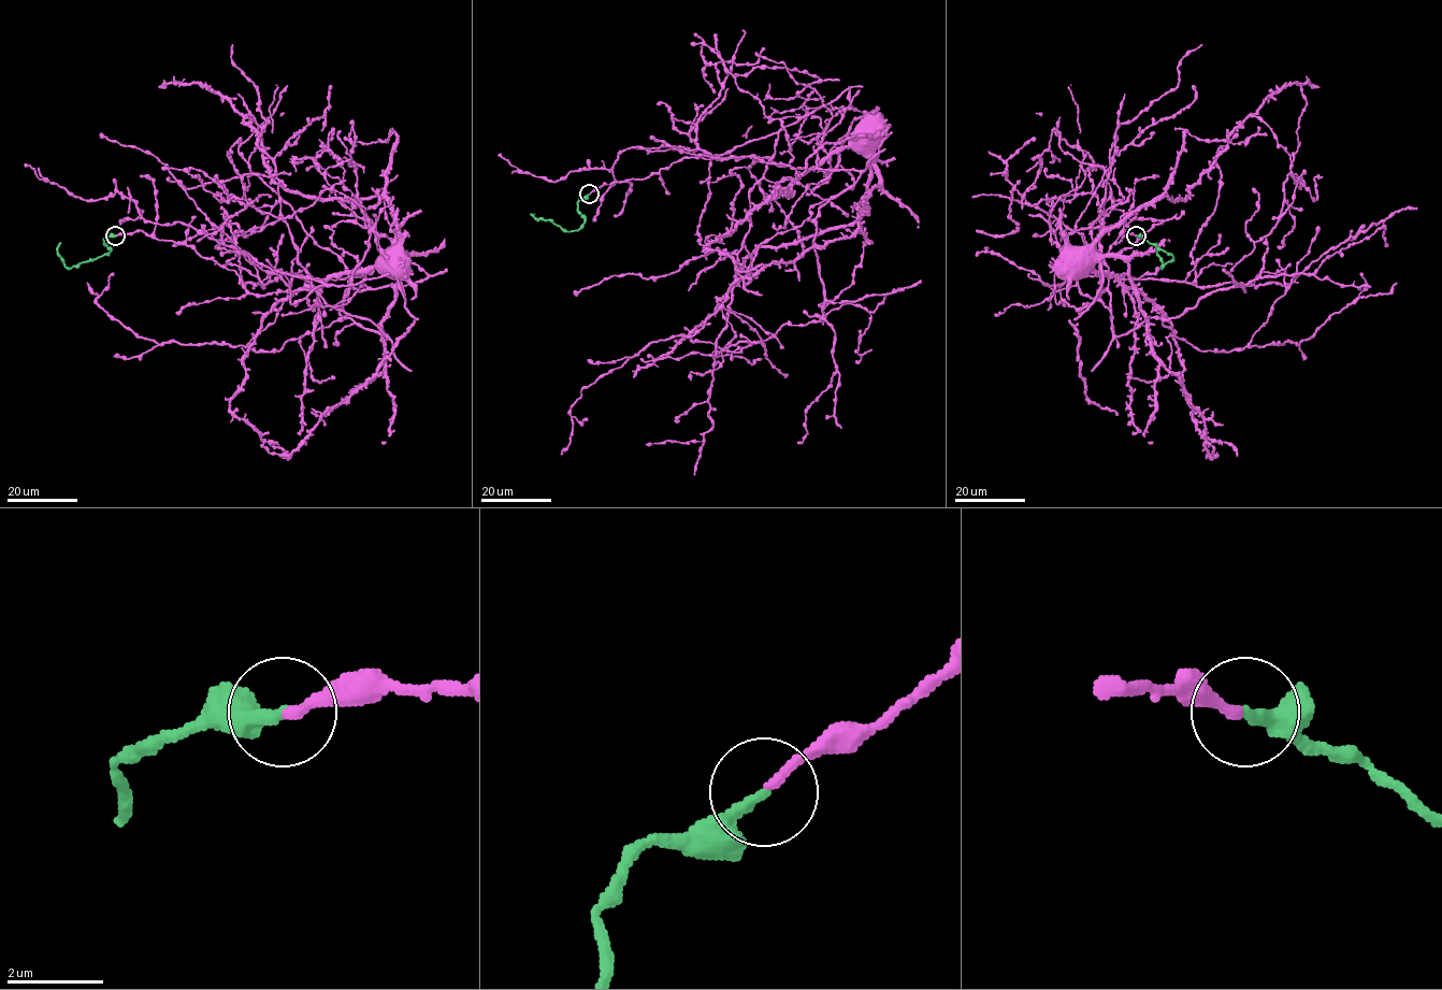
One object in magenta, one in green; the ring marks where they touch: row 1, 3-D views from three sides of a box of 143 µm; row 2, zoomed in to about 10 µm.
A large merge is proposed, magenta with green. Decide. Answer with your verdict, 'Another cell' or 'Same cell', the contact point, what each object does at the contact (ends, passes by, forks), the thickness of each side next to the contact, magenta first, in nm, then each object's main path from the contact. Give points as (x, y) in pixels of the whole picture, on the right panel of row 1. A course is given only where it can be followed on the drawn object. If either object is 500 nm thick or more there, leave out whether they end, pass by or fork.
Same cell. Place: (1136, 235). At the ring magenta ends. At the ring green ends. Thickness 190 nm (magenta) against 260 nm. Course of magenta: (1135, 235), (1100, 259), (1120, 336), (1258, 276), (1291, 156), (1250, 115), (1185, 199), (1139, 205), (1071, 263). Course of green: (1136, 235), (1174, 258), (1161, 267), (1163, 261), (1155, 242)

